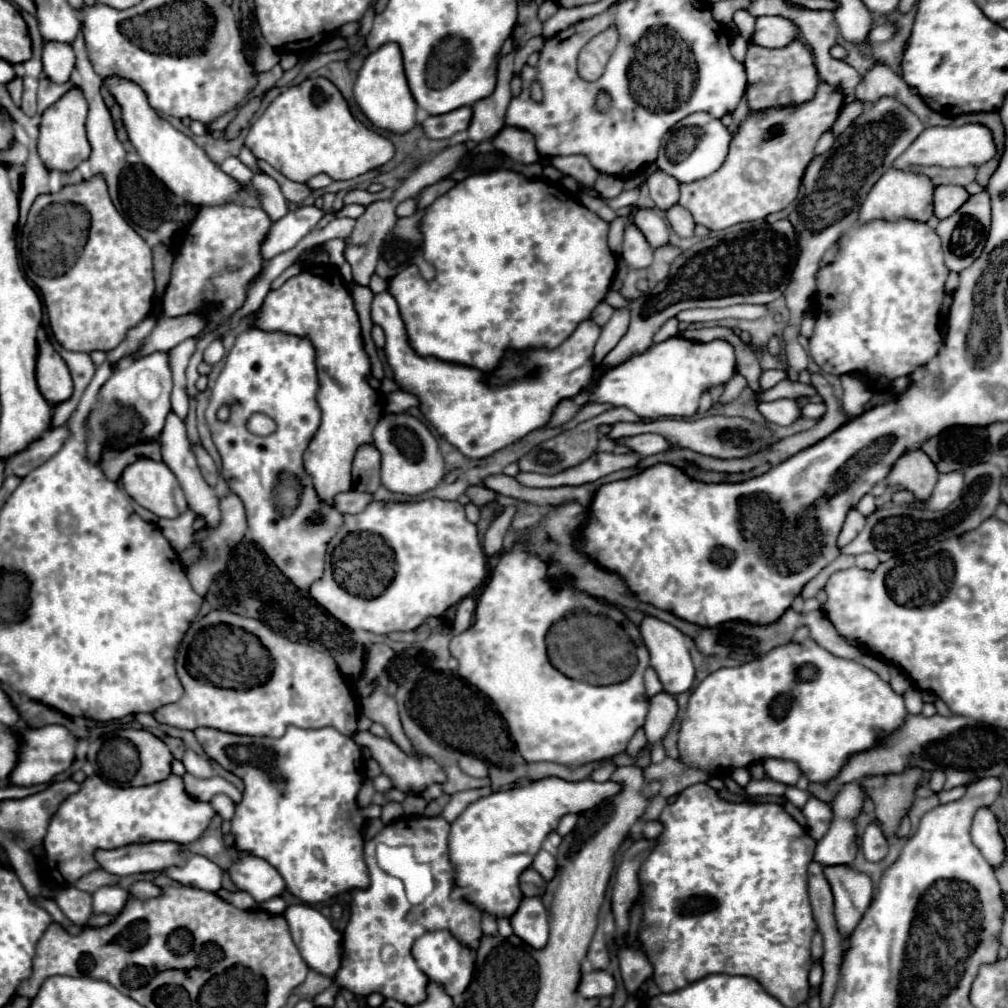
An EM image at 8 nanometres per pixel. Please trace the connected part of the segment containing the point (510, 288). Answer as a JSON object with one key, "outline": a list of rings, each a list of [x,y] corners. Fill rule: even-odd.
{"outline":[[[500,169],[500,171],[492,171],[492,173],[480,173],[480,175],[470,175],[464,181],[460,181],[456,187],[450,189],[450,193],[438,197],[428,209],[426,215],[420,223],[420,229],[424,233],[424,259],[434,265],[436,269],[436,277],[426,281],[416,265],[410,265],[408,269],[404,269],[402,273],[398,273],[396,277],[392,277],[388,281],[388,291],[394,295],[394,299],[398,301],[402,319],[406,321],[406,331],[410,333],[410,345],[414,345],[414,349],[418,349],[418,353],[426,355],[434,355],[442,361],[454,361],[460,365],[474,365],[476,369],[494,369],[494,365],[498,365],[498,357],[502,357],[502,353],[512,347],[512,349],[526,349],[530,345],[546,345],[548,349],[552,349],[554,345],[560,345],[566,337],[570,337],[570,333],[584,321],[590,317],[592,309],[604,299],[610,281],[614,277],[616,271],[616,259],[608,249],[608,223],[602,221],[596,213],[590,213],[586,207],[578,205],[572,197],[562,195],[556,187],[542,183],[542,181],[530,181],[524,175],[516,173],[516,171],[508,171],[508,169]]]}

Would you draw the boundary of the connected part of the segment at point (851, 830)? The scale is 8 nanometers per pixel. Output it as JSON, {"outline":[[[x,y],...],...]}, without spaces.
{"outline":[[[858,783],[844,785],[836,799],[832,801],[834,821],[828,833],[818,841],[814,861],[822,867],[830,865],[854,865],[854,857],[858,851],[856,843],[856,827],[854,821],[862,811],[864,791]]]}

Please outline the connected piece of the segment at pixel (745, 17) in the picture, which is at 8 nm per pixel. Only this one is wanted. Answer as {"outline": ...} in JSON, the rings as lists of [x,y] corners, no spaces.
{"outline":[[[740,9],[740,11],[736,11],[736,13],[734,13],[732,21],[738,25],[740,35],[742,35],[744,39],[750,39],[750,33],[754,33],[754,21],[756,21],[756,19],[754,19],[748,11]]]}

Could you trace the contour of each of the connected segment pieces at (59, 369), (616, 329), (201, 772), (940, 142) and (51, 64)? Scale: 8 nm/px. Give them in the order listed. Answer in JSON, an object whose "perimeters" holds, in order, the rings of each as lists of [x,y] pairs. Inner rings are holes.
{"perimeters":[[[[48,341],[40,343],[38,363],[36,363],[36,381],[38,381],[40,393],[52,405],[66,401],[74,391],[72,377],[64,359],[54,351],[54,347]]],[[[616,309],[614,315],[610,317],[610,321],[602,327],[602,335],[594,349],[594,359],[592,359],[594,363],[600,363],[606,357],[606,353],[610,353],[618,345],[618,341],[626,335],[628,325],[630,325],[630,311]]],[[[188,749],[182,757],[182,763],[186,767],[188,773],[192,773],[194,777],[200,777],[200,779],[208,779],[208,777],[214,777],[214,771],[212,771],[212,765],[206,757],[194,753],[192,749]]],[[[968,123],[960,127],[928,127],[920,133],[920,137],[894,161],[892,167],[906,169],[908,165],[940,165],[940,167],[966,167],[966,165],[982,165],[996,155],[996,145],[992,133],[986,125]]],[[[54,41],[44,45],[42,53],[44,73],[54,83],[66,83],[74,69],[74,51],[70,45],[58,45]]]]}

